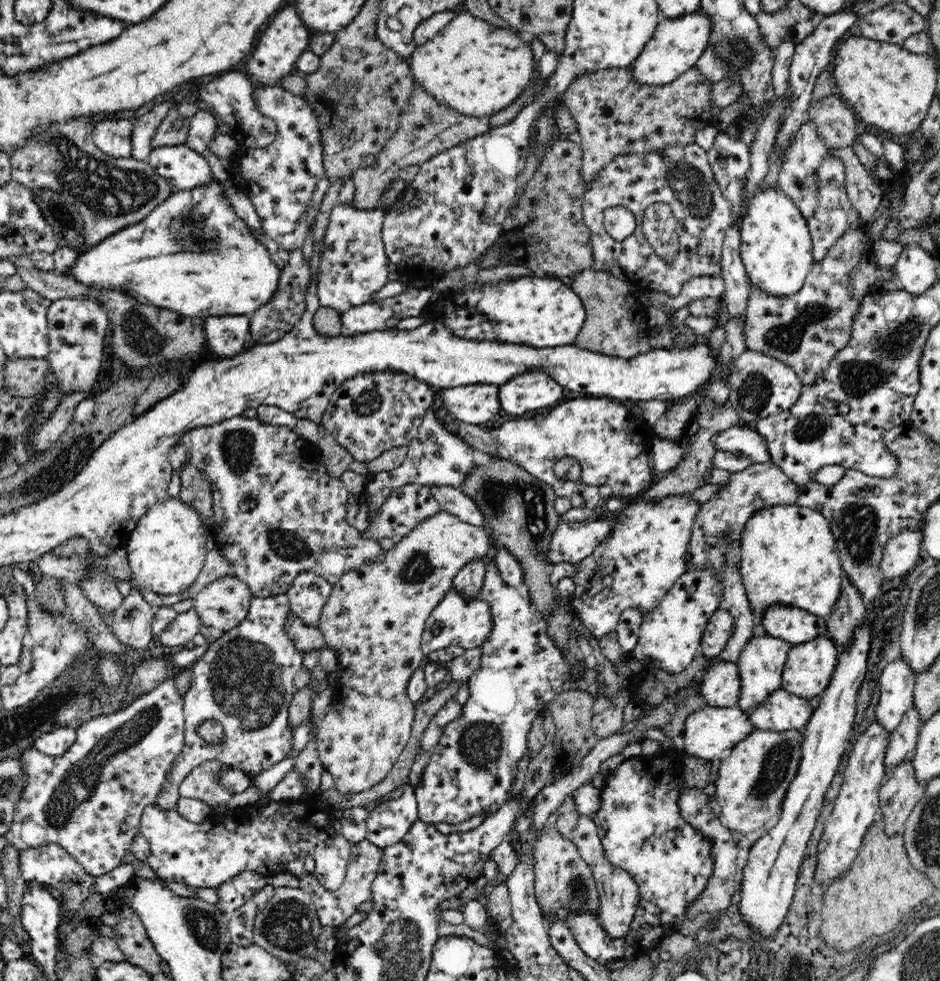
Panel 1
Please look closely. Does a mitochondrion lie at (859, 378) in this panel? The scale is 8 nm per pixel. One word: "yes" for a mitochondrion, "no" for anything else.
yes

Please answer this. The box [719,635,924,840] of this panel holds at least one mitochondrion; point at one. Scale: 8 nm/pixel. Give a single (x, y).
(777, 764)

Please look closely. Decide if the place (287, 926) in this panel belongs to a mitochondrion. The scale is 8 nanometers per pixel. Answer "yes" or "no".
yes

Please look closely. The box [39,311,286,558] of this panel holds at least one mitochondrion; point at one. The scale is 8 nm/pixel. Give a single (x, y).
(237, 446)

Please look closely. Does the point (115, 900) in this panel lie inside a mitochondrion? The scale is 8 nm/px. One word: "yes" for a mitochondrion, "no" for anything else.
no

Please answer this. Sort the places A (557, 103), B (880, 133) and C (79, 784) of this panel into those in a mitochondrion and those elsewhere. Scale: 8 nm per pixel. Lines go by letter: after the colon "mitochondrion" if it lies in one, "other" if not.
A: other
B: other
C: mitochondrion

